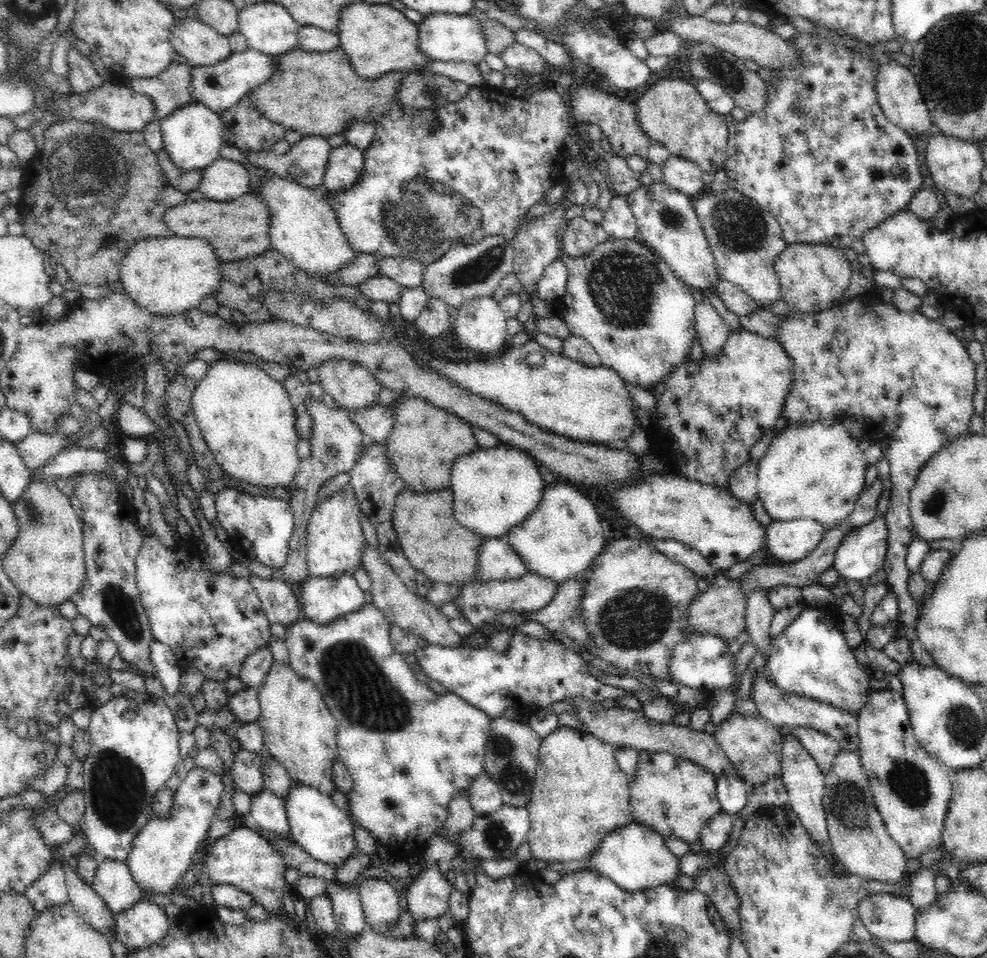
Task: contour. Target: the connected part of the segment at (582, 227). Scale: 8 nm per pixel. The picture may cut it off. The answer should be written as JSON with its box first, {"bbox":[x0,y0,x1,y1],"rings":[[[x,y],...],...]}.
{"bbox":[560,216,598,258],"rings":[[[583,216],[570,220],[560,233],[561,251],[572,258],[588,256],[598,244],[596,228],[596,224]]]}

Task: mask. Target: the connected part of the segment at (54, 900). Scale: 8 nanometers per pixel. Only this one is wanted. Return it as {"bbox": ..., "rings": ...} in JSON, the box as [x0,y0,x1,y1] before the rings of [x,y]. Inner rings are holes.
{"bbox":[24,861,69,913],"rings":[[[53,861],[50,868],[25,890],[24,895],[38,913],[51,906],[68,903],[69,898],[62,862]]]}

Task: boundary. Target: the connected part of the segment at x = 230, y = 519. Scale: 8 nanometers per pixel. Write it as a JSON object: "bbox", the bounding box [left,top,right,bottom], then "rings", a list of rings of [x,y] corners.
{"bbox":[216,488,294,571],"rings":[[[224,488],[216,492],[217,520],[228,532],[233,546],[242,548],[248,556],[254,556],[258,562],[275,571],[284,566],[289,553],[289,540],[294,535],[294,510],[286,500],[269,496],[250,496],[250,494]]]}

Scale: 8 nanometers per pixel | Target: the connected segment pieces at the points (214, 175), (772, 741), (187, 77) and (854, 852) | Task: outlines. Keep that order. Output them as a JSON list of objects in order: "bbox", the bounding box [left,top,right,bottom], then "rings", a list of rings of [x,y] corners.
[{"bbox":[199,158,251,202],"rings":[[[217,158],[203,169],[199,191],[204,198],[216,202],[230,202],[251,193],[250,172],[238,161]]]},{"bbox":[714,713,783,788],"rings":[[[732,713],[721,722],[714,737],[721,752],[728,757],[729,764],[736,769],[736,774],[752,788],[764,786],[768,780],[781,778],[783,760],[783,736],[779,728],[766,720],[762,715],[748,716]]]},{"bbox":[130,63,197,120],"rings":[[[172,63],[155,77],[132,77],[130,88],[149,96],[156,104],[157,114],[162,120],[175,110],[197,103],[192,91],[192,70],[194,66],[191,63]]]},{"bbox":[822,749,908,883],"rings":[[[842,749],[837,752],[832,770],[825,774],[822,804],[833,853],[846,870],[858,877],[880,882],[895,883],[906,878],[908,858],[886,830],[856,751]]]}]

